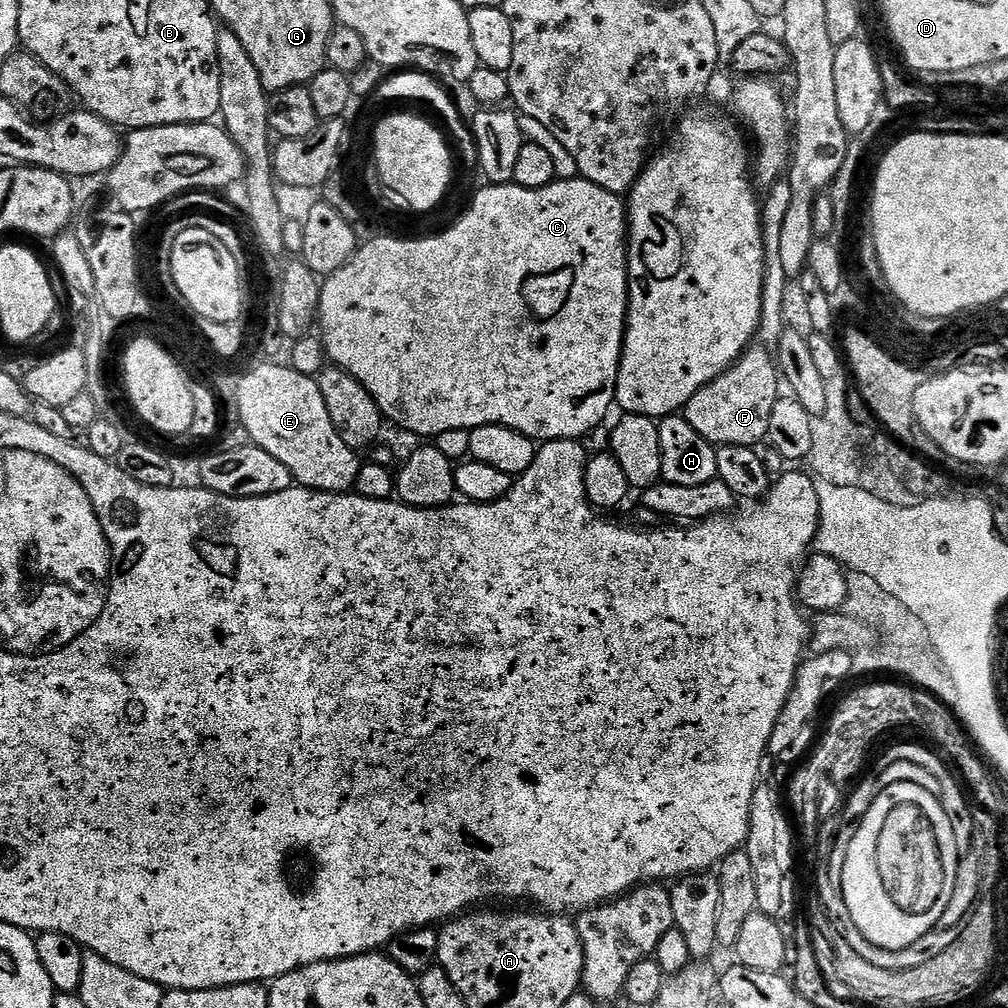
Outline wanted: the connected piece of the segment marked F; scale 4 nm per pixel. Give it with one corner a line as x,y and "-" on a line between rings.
750,346
739,360
728,368
714,382
702,386
682,410
682,415
702,438
717,446
738,446
756,448
763,445
770,430
770,413
774,402
782,395
782,377
773,353
762,346

